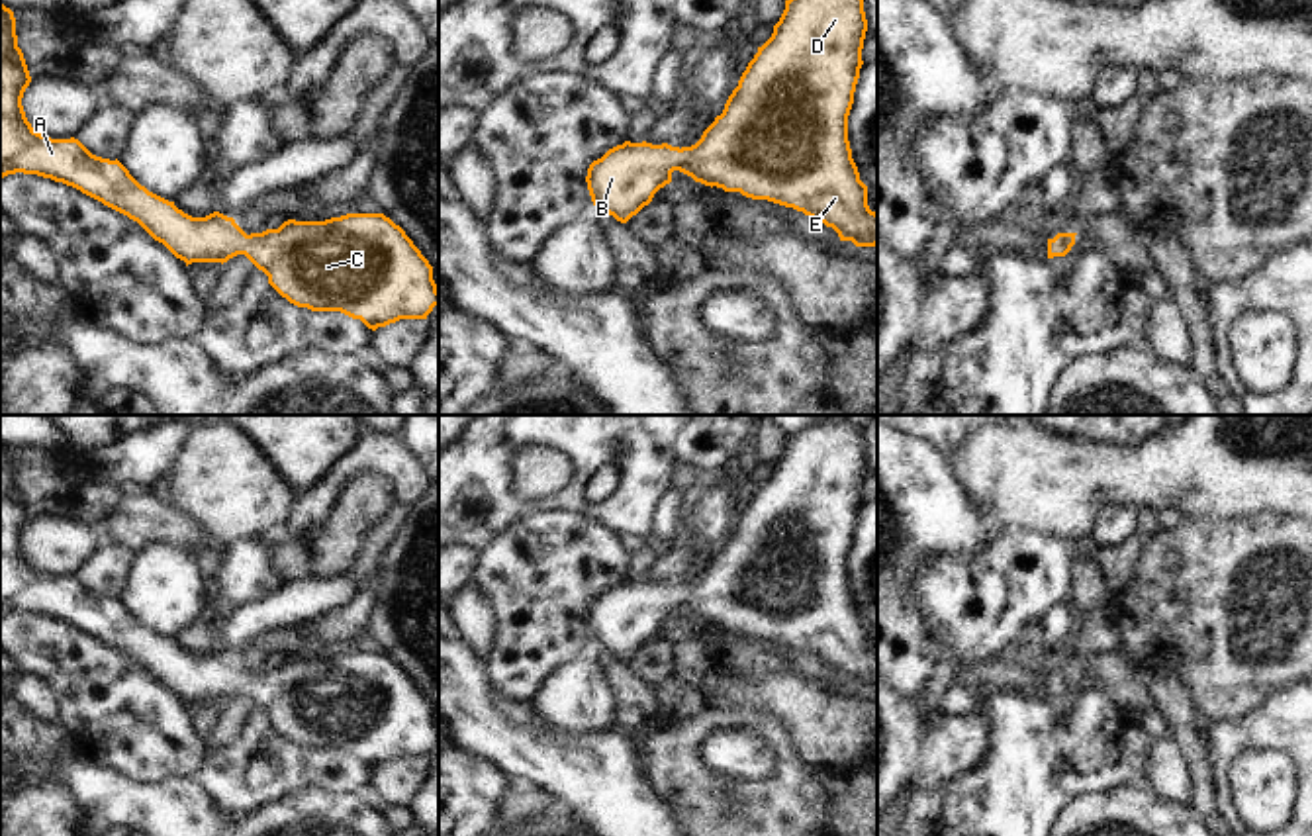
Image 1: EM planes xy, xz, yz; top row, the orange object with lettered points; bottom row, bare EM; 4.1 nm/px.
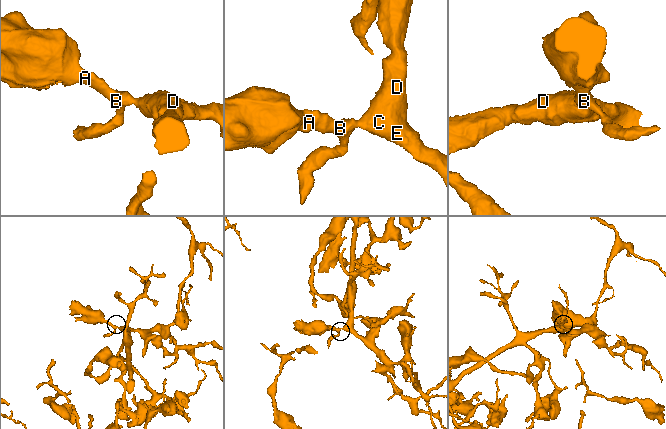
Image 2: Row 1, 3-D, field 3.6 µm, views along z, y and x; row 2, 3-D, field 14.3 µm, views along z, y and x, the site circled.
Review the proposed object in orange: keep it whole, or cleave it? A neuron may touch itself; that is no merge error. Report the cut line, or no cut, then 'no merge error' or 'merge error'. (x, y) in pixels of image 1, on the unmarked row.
cut none; no merge error

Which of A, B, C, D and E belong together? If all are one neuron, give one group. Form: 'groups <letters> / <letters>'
groups A B C D E

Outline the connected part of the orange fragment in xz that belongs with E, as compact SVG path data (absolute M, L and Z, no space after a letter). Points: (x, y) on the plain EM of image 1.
M830 415L815 419L785 439L772 476L742 511L725 548L691 585L625 580L587 607L587 628L595 648L627 662L679 609L705 625L768 638L832 666L840 679L856 685L877 683L877 652L867 644L848 580L848 554L860 517L867 470L862 431Z

